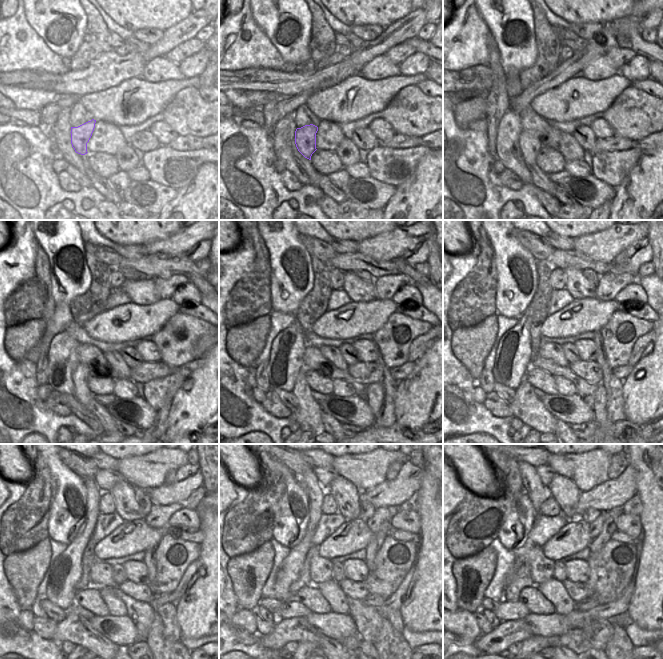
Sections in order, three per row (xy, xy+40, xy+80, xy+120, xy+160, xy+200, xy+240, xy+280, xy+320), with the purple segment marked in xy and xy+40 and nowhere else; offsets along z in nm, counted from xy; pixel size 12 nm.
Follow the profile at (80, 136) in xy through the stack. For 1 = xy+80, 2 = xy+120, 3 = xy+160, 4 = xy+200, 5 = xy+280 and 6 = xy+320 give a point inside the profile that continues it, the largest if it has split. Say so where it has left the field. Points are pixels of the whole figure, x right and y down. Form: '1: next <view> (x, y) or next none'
1: next xy+80 (530, 144)
2: next xy+120 (79, 377)
3: next xy+160 (308, 411)
4: next xy+200 (525, 406)
5: next xy+280 (297, 629)
6: next xy+320 (507, 632)

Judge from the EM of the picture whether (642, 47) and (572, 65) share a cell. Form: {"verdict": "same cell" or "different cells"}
{"verdict": "different cells"}

